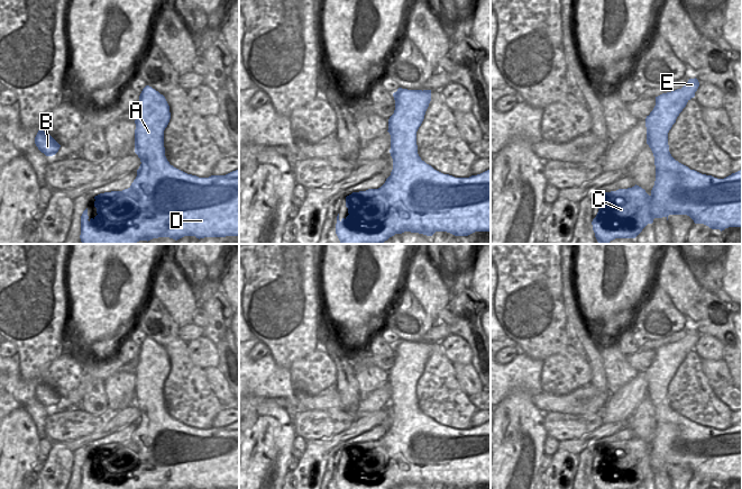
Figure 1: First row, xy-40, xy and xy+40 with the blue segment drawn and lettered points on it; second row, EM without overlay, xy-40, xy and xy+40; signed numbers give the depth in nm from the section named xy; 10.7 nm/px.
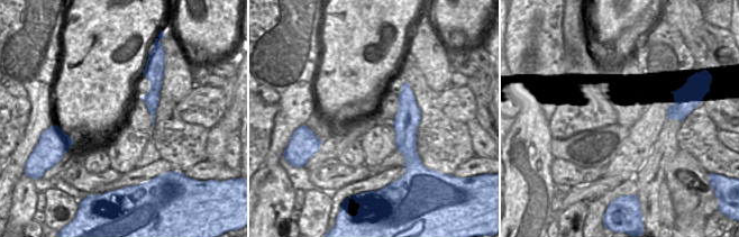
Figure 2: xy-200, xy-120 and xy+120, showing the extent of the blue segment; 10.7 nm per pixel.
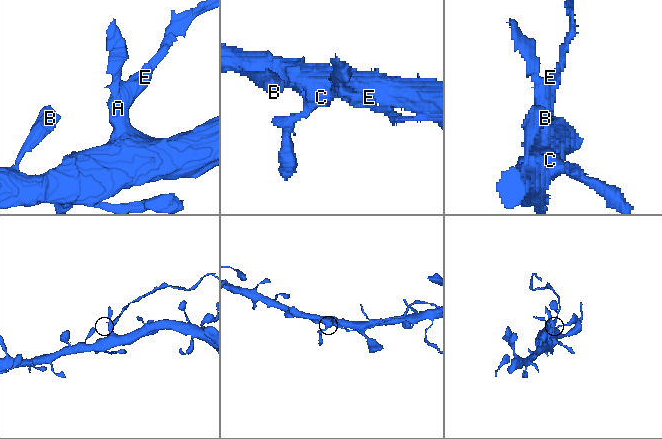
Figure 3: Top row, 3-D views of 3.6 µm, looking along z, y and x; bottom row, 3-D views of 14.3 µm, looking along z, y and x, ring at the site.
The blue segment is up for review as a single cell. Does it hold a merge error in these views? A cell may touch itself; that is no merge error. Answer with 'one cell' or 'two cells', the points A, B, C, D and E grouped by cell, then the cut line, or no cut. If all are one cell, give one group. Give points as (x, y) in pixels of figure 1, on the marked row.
two cells; groups A B C D / E; cut xy+40 (662, 93), (666, 93), (676, 102), (674, 107), (676, 118)

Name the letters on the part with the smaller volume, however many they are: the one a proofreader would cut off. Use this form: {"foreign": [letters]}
{"foreign": ["E"]}

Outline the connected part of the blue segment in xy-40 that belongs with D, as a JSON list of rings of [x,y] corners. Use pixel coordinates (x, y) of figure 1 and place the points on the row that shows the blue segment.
[[[146,85],[139,96],[138,114],[135,120],[135,153],[141,162],[137,176],[128,189],[104,192],[94,197],[98,215],[90,219],[86,208],[81,216],[82,244],[136,244],[139,241],[148,242],[158,237],[177,241],[184,236],[195,236],[199,239],[239,236],[239,170],[226,175],[199,178],[171,165],[165,156],[164,147],[164,130],[170,119],[170,106],[165,97]]]

